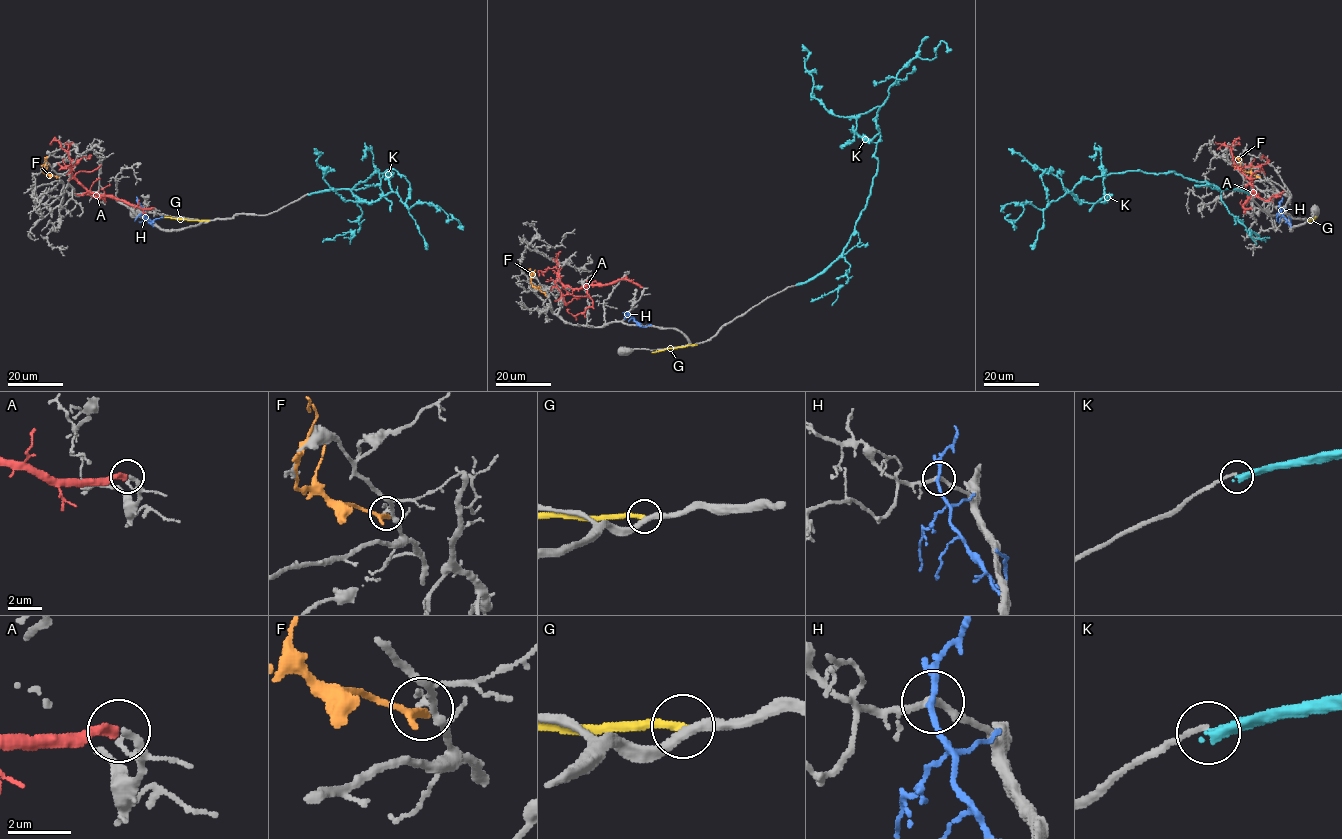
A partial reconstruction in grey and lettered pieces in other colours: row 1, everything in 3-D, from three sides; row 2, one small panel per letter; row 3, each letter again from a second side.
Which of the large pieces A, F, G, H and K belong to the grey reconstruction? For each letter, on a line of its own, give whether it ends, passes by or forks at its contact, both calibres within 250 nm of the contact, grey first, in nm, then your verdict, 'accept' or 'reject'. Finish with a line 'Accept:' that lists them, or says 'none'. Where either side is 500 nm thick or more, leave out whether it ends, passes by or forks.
A: it ends | 180/320 nm | reject
F: it ends | 180/280 nm | reject
G: it ends | 320/320 nm | reject
H: it passes by | 200/200 nm | reject
K: it ends | 140/440 nm | reject
Accept: none

